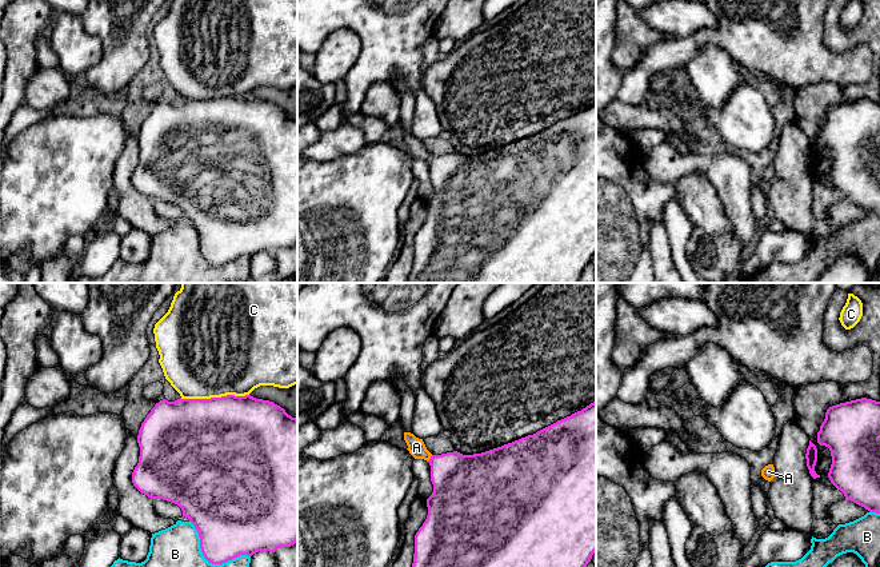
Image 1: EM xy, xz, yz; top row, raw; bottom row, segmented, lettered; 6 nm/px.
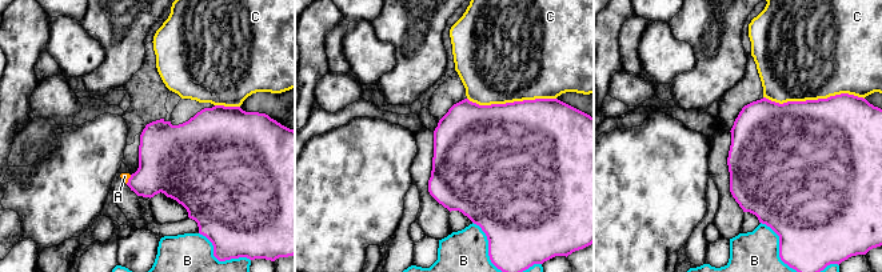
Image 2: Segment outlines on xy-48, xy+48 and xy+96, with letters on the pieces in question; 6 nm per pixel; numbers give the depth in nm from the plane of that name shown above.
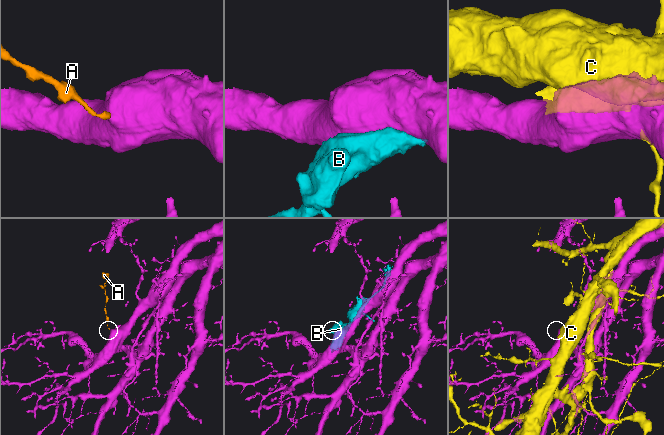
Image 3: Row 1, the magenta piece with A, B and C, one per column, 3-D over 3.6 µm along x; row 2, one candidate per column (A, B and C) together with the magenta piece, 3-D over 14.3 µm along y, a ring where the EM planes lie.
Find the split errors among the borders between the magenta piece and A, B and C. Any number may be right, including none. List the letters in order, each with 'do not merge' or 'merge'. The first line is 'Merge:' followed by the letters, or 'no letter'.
Merge: A
A: merge
B: do not merge
C: do not merge

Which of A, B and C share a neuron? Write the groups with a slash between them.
A / B / C

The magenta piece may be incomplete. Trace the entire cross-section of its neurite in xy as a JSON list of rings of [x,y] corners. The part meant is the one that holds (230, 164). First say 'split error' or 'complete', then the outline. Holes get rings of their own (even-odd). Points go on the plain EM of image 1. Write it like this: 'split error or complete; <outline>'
complete; [[[251,96],[211,100],[165,100],[155,105],[137,136],[139,164],[133,187],[151,200],[177,205],[195,227],[204,259],[223,265],[240,256],[275,253],[297,243],[297,120],[269,101]]]

